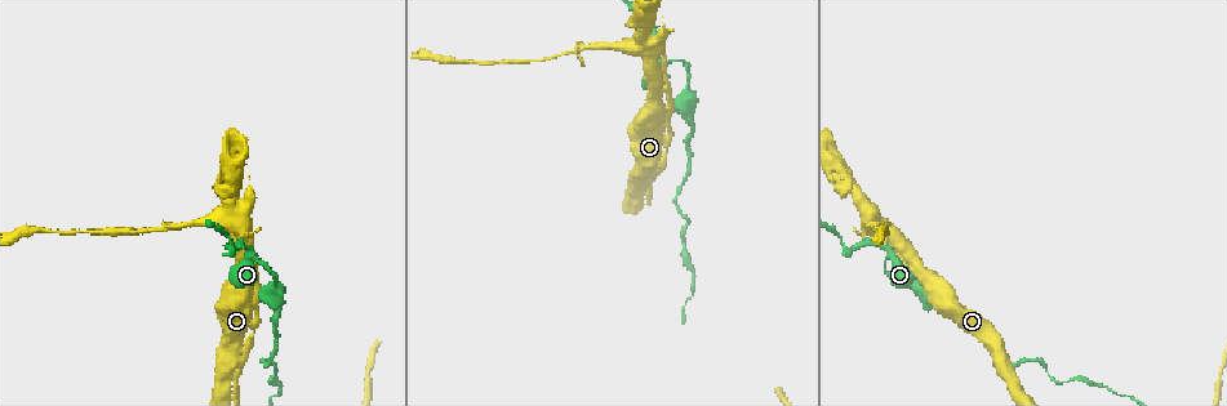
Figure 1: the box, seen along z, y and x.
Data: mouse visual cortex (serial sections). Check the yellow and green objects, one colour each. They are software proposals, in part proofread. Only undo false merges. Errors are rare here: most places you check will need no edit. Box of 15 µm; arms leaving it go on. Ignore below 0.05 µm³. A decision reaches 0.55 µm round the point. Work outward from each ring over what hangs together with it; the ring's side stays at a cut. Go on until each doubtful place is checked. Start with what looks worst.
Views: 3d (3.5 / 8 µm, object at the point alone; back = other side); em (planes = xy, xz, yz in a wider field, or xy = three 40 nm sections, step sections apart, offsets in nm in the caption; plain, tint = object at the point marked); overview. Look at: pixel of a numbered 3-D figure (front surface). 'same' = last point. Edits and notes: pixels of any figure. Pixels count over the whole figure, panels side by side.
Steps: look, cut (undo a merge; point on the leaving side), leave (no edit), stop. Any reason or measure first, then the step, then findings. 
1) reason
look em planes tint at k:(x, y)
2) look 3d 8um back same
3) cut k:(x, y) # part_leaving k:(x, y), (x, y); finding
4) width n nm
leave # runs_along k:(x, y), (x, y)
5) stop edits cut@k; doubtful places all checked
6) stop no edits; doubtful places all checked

three arms meet
look 3d 3.5um back at 1:(897, 250)

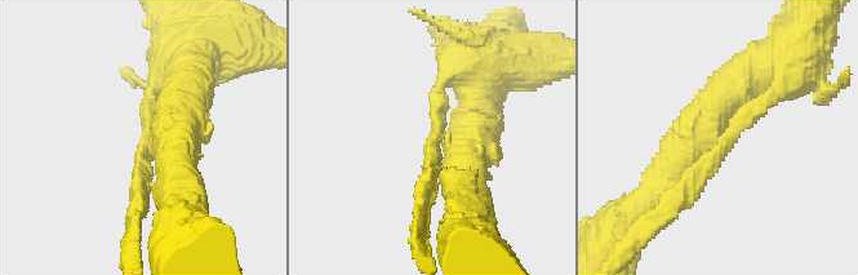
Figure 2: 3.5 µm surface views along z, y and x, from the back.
arms 3; arm_widths 200, 500, 600 nm; shape alone is not enough
look em xy step 2 plain at 2:(711, 142)

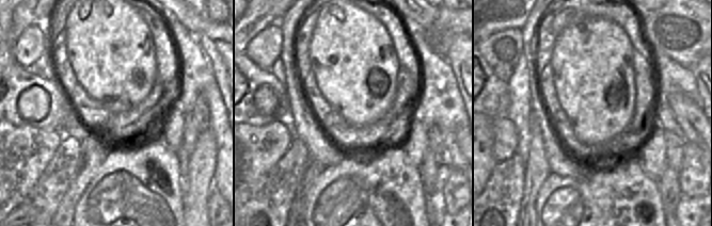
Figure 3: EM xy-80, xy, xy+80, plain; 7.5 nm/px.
look em xy step 2 tint same

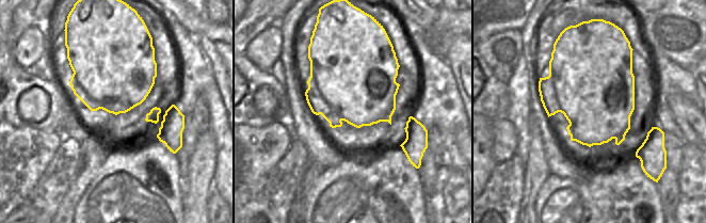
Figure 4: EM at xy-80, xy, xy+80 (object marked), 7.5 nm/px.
leave # runs_along 2:(647, 204), (738, 80), (761, 69); one cell here

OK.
a narrow waist
look 3d 3.5um at 1:(649, 15)

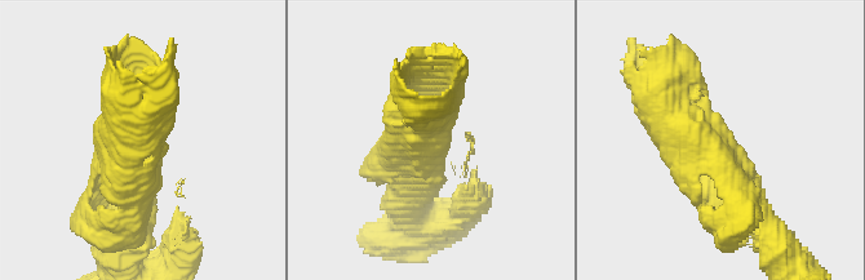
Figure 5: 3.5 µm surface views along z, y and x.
look em xy step 2 tint at 5:(436, 144)

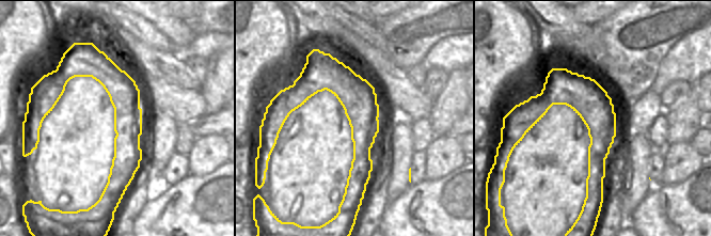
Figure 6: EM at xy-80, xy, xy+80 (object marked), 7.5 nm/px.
width 280 nm
leave # runs_along 5:(763, 223), (687, 76); one cell here

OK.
small branch off a trunk
look 3d 3.5um at 1:(890, 252)

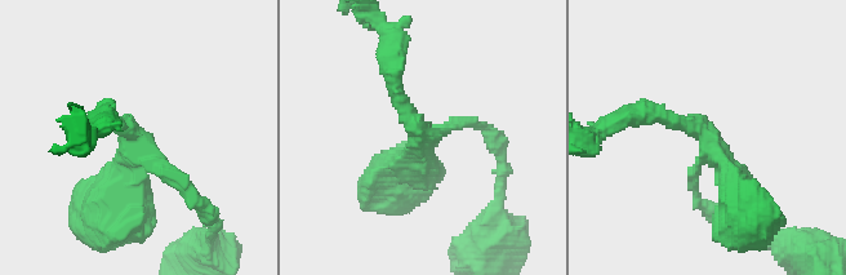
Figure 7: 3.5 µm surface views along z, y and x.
arms 3; arm_widths 150, 200, 450 nm; shape alone is not enough
look em planes plain at 7:(704, 132)

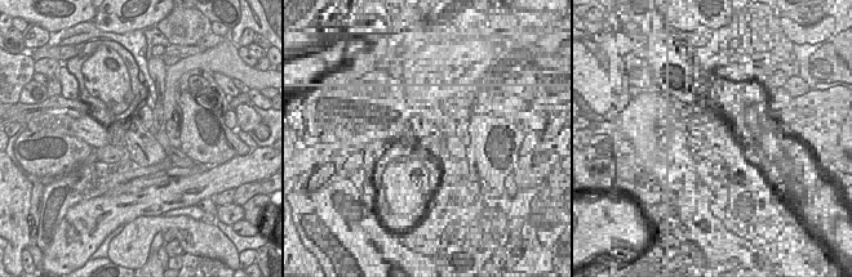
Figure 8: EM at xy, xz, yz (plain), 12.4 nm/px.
look em planes tint same

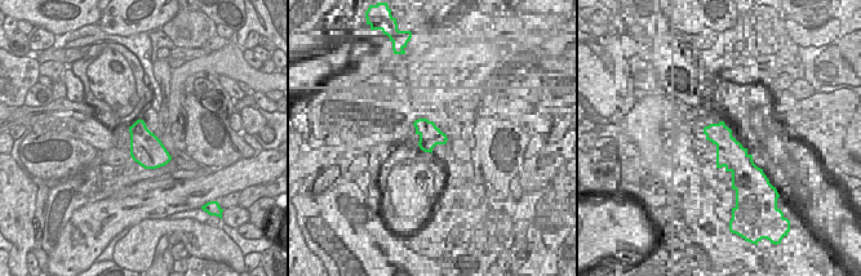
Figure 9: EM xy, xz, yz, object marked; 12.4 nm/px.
leave # runs_along 7:(739, 211), (703, 134), (631, 115); continuous, no second cell

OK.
abrupt turn
look 3d 3.5um at 1:(1050, 376)

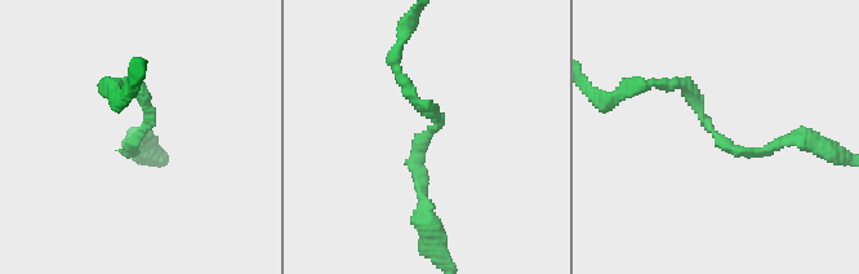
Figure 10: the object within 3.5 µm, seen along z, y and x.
look em xy step 3 tint at 10:(716, 131)

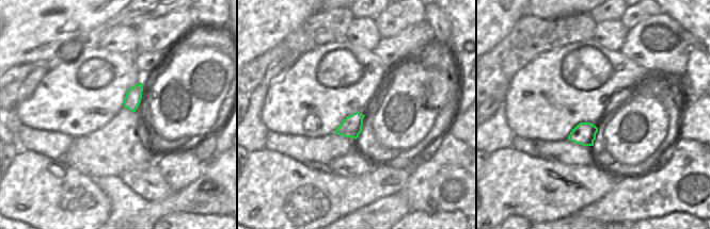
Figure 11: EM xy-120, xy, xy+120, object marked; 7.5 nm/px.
arm_widths 150, 150 nm
leave # runs_along 10:(670, 85), (686, 85), (733, 150), (788, 141); one cell here

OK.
stop no edits; doubtful places all checked

